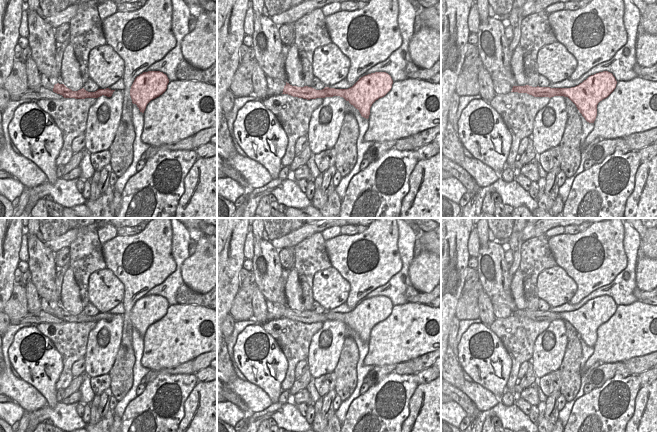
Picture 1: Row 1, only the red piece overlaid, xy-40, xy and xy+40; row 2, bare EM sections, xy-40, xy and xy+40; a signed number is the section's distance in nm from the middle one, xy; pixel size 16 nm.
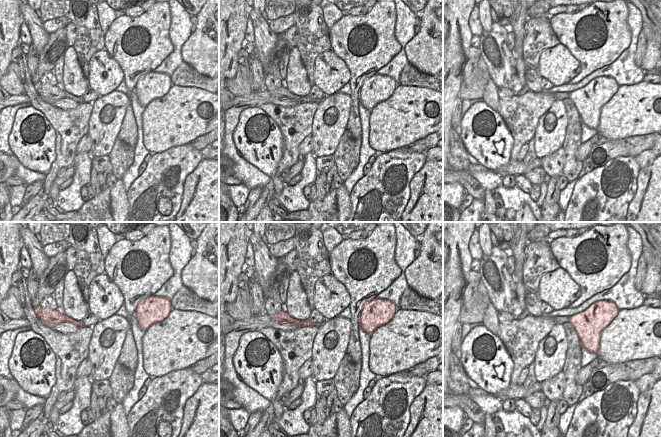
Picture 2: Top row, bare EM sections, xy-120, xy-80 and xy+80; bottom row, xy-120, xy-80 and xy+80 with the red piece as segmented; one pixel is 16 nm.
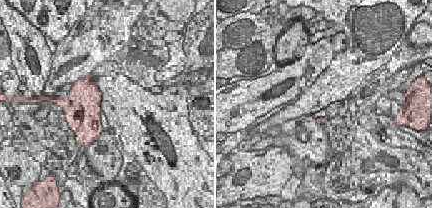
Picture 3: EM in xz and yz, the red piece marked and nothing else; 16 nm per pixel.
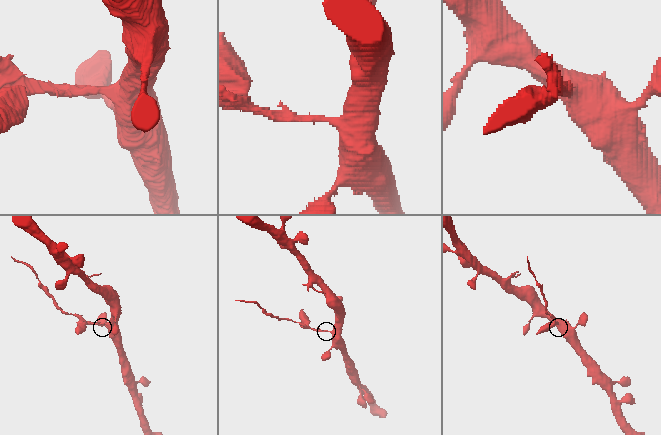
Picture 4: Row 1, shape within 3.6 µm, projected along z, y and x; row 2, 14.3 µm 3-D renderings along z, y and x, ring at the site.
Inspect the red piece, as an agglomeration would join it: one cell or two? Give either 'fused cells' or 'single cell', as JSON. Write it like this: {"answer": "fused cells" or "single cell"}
{"answer": "fused cells"}

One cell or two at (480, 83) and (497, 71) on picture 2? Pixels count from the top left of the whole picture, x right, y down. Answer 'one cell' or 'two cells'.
two cells

